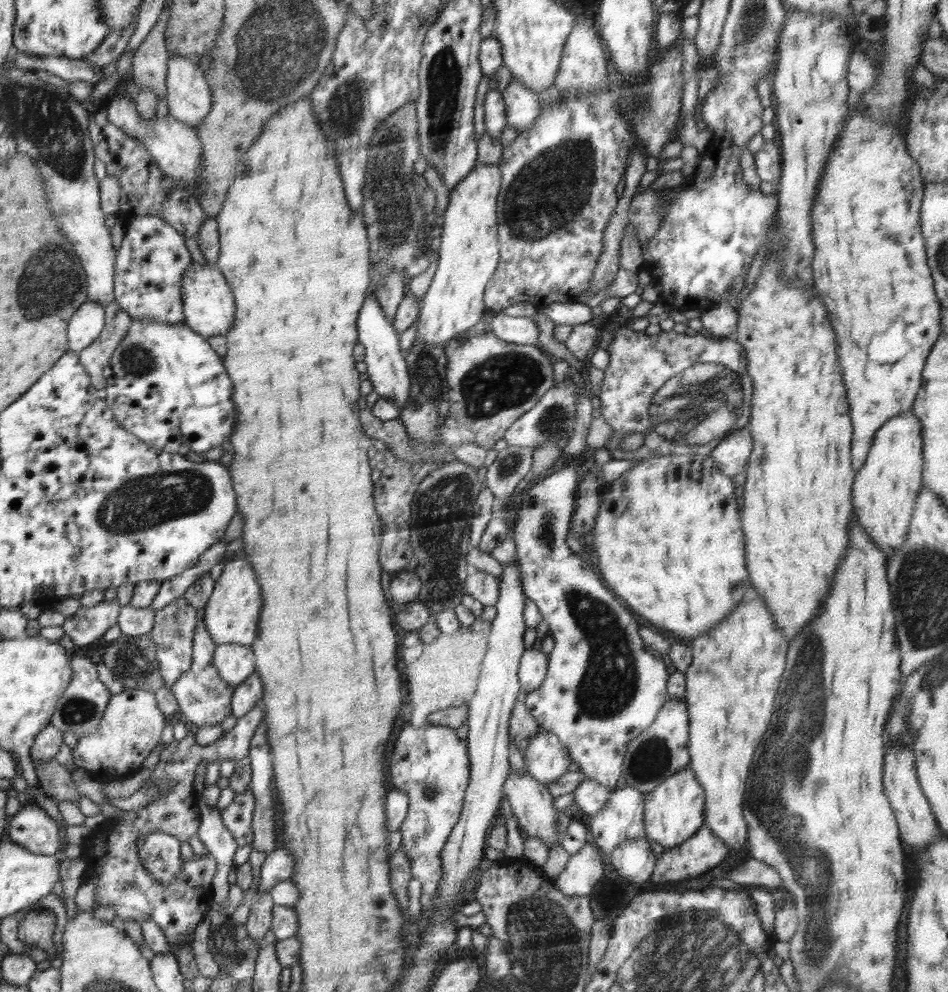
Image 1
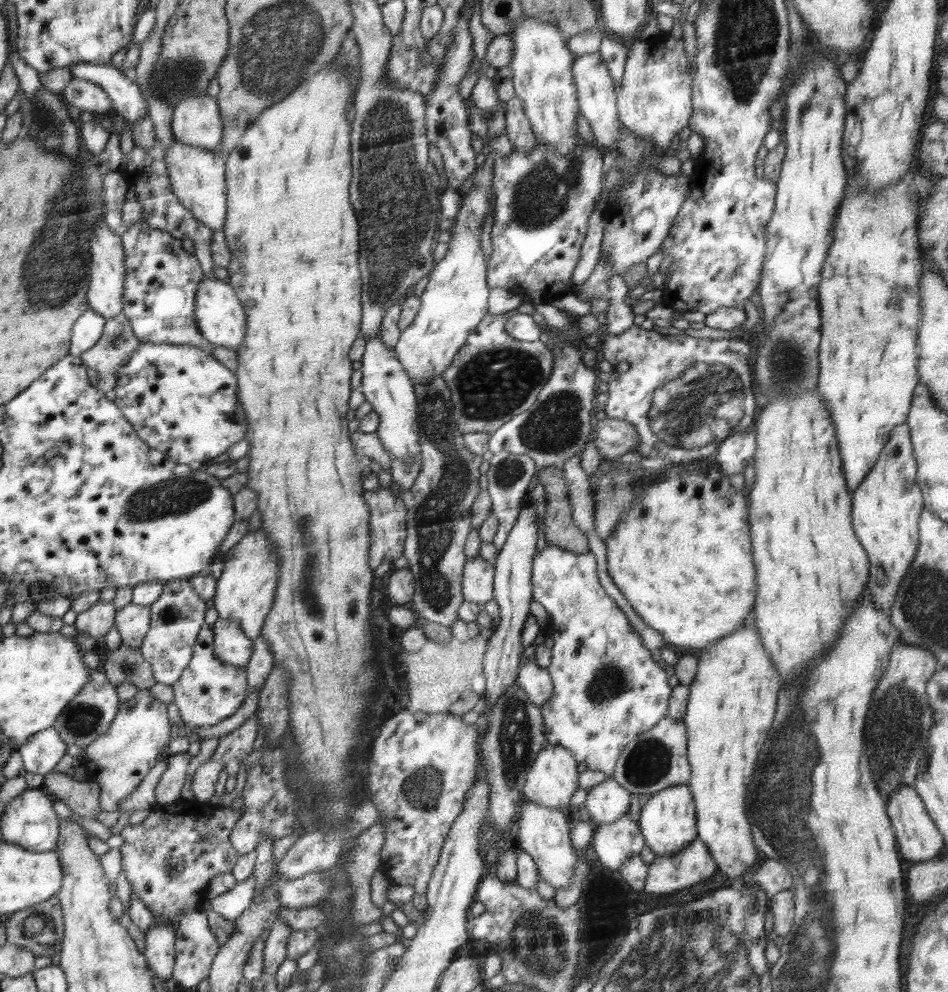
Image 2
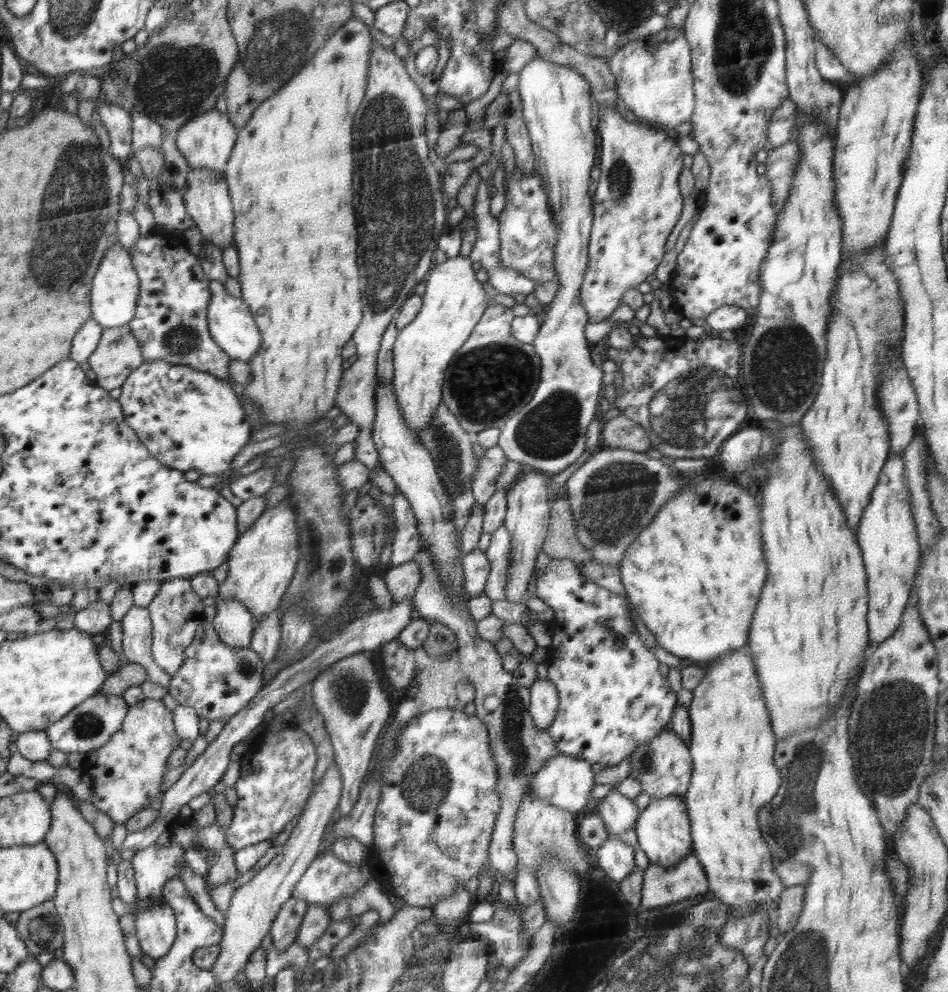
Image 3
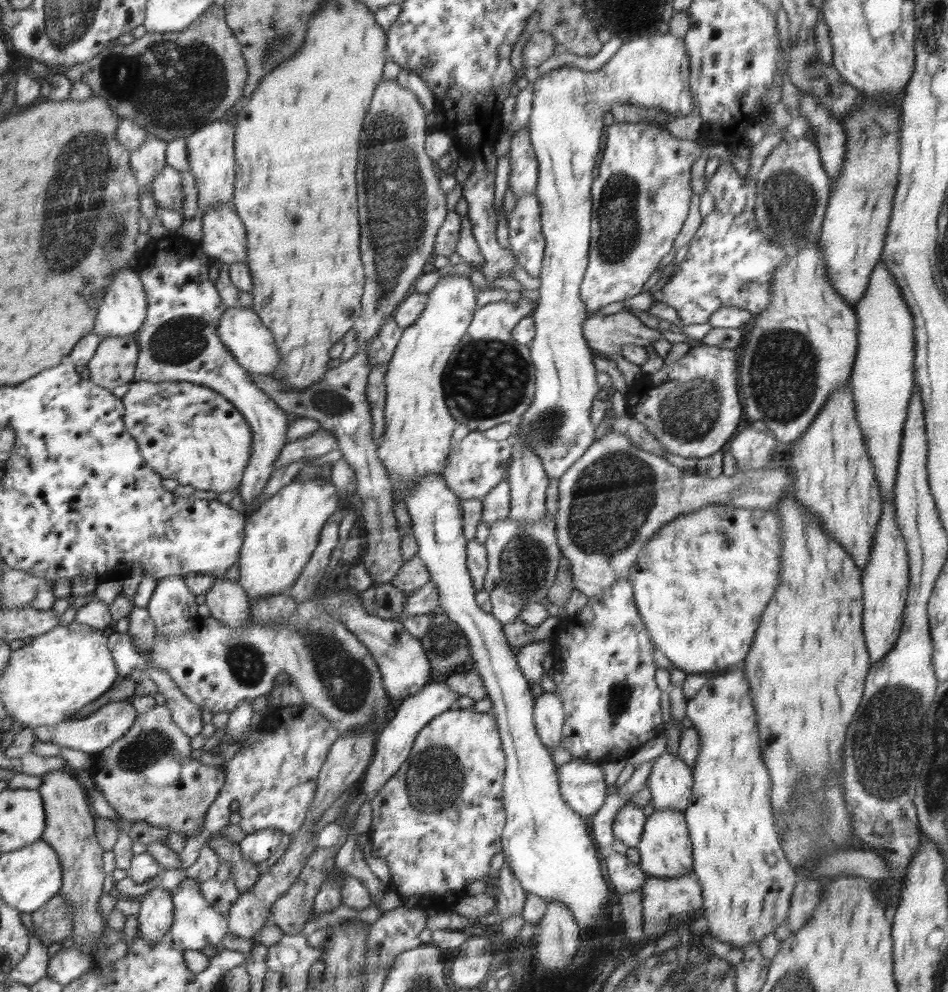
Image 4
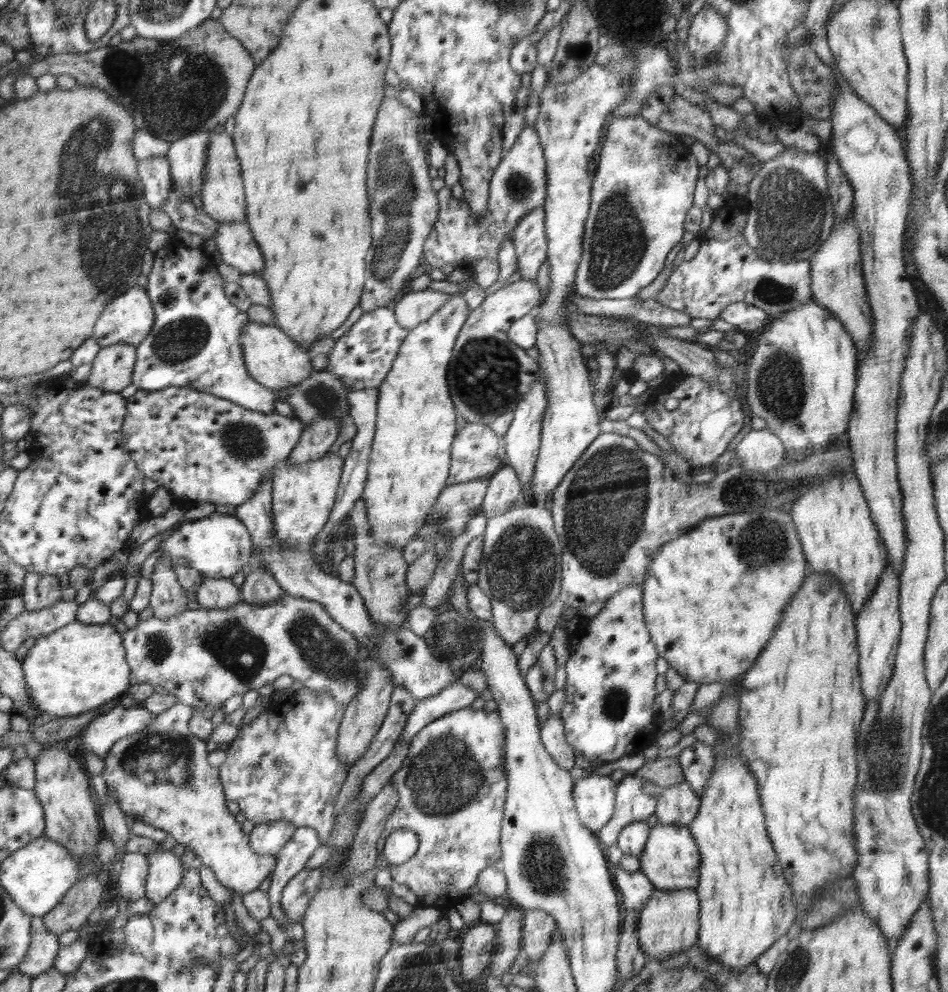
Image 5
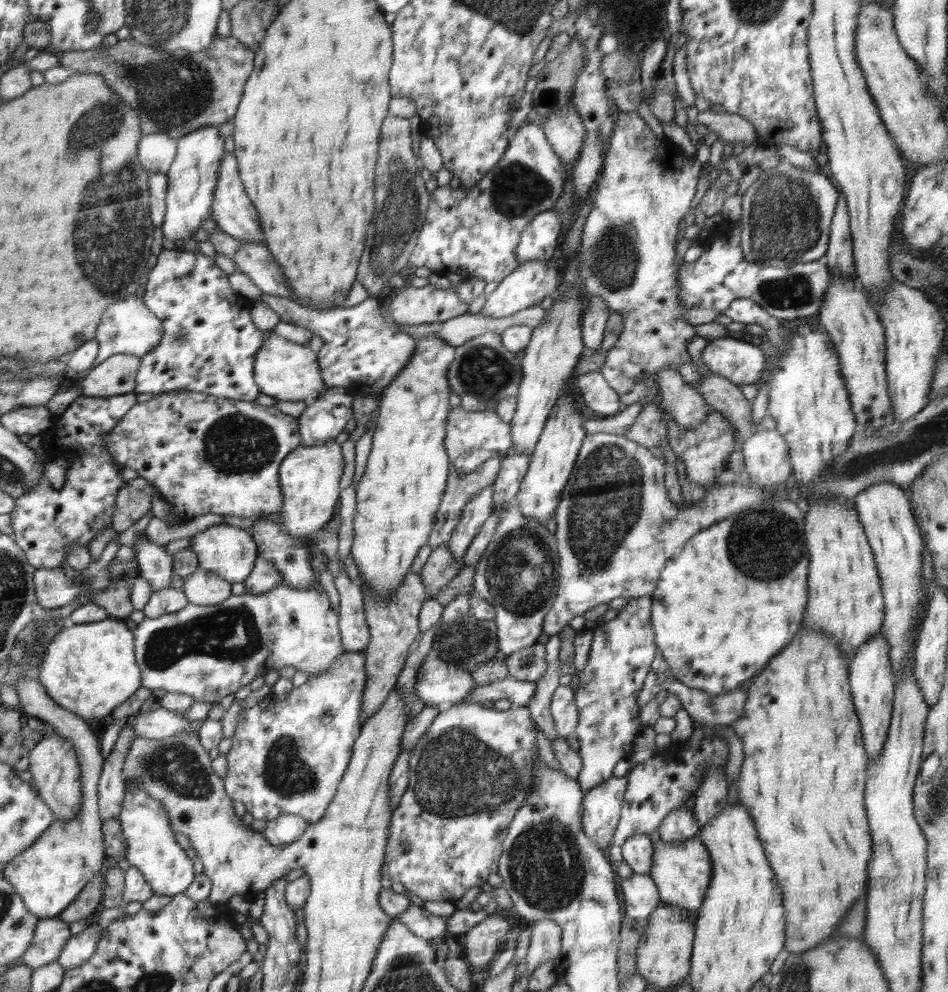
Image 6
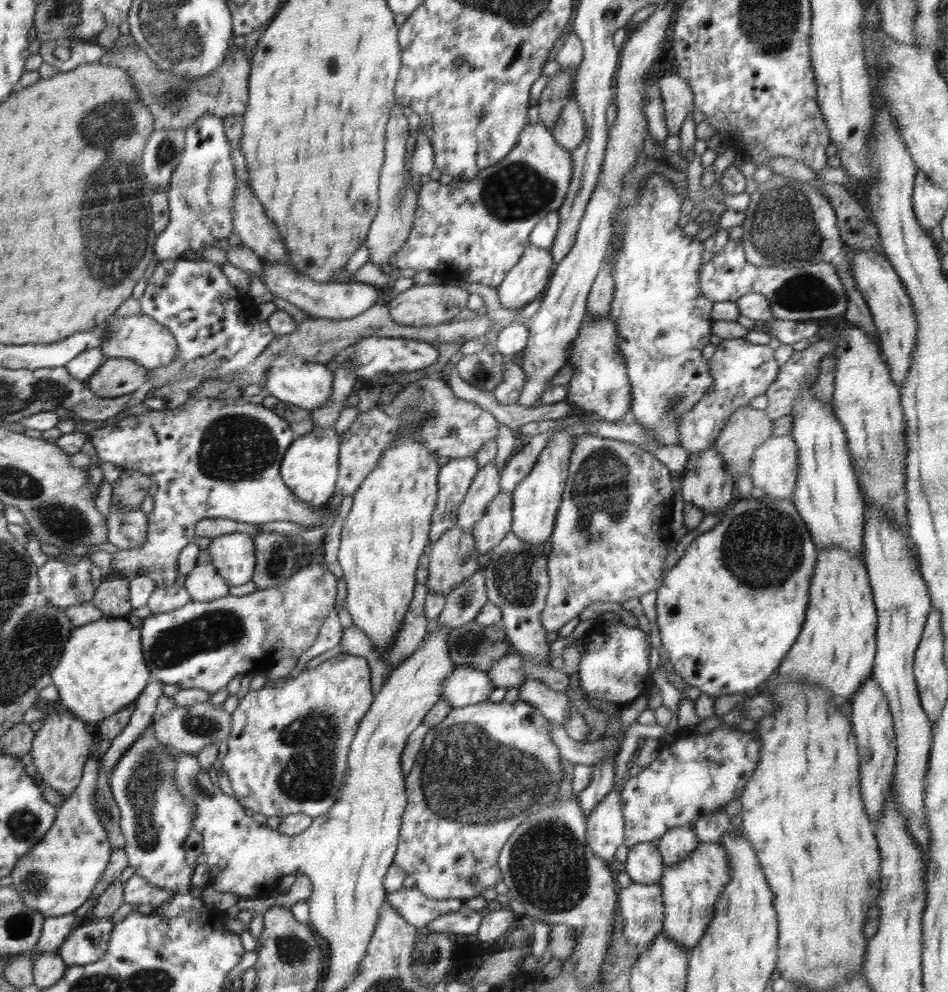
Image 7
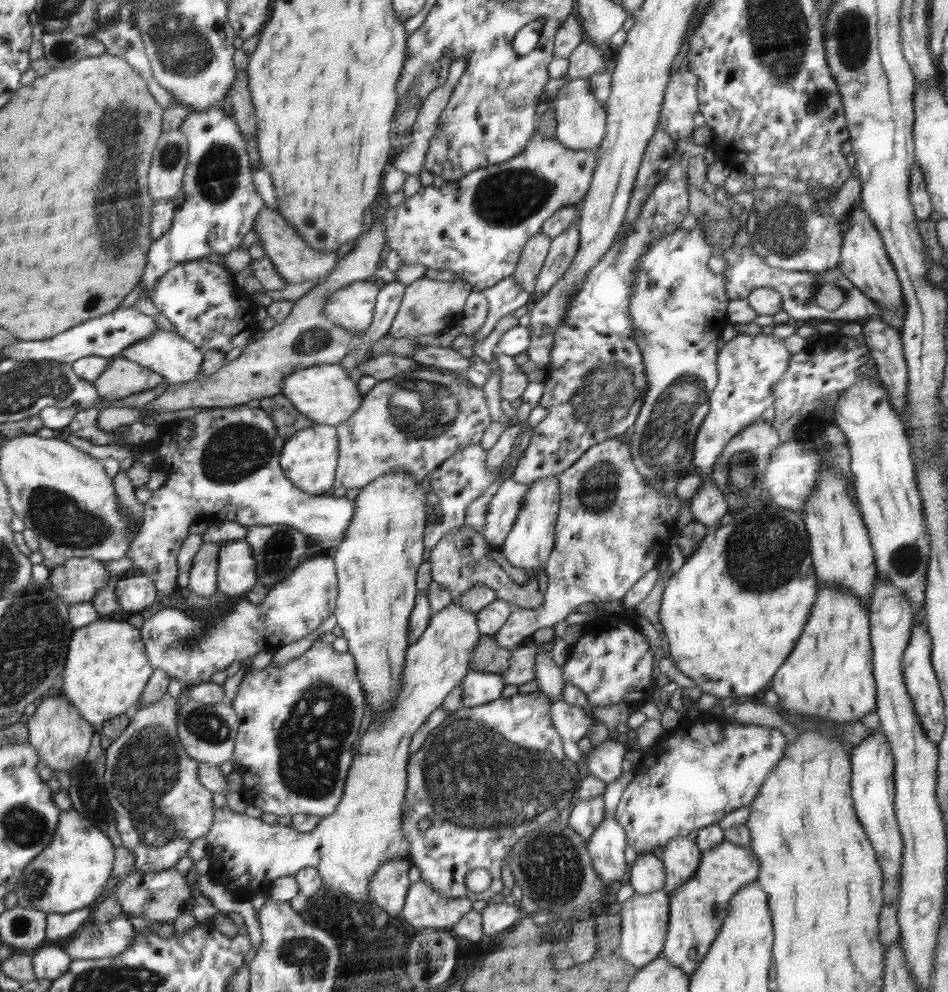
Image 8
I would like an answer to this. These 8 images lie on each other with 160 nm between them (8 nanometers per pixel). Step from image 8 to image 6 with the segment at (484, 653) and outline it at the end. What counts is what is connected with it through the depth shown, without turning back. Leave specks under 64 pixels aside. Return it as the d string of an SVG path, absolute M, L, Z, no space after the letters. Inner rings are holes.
M468 614L462 616L462 619L442 625L436 631L434 644L439 650L439 658L444 662L472 672L487 661L493 660L498 653L496 630L493 621L477 620L472 614Z

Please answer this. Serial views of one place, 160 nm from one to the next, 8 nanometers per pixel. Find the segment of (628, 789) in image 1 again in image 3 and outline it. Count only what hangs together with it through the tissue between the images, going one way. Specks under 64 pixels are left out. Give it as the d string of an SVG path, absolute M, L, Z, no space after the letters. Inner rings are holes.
M609 835L606 842L596 851L598 864L614 882L620 883L636 868L634 849L635 847L623 843L618 835Z

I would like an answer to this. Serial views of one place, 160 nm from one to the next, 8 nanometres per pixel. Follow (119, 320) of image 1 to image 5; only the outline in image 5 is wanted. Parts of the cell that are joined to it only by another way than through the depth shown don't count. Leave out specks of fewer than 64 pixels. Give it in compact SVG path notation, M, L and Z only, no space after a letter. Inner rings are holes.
M118 343L101 347L100 354L92 362L86 384L107 392L120 393L132 384L136 358L136 345Z

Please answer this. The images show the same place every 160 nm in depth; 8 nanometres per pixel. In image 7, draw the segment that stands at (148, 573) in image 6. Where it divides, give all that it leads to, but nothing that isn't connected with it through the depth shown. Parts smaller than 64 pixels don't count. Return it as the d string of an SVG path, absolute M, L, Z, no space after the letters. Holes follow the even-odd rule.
M112 503L107 516L108 541L120 550L141 547L148 536L148 514L144 508L117 507Z

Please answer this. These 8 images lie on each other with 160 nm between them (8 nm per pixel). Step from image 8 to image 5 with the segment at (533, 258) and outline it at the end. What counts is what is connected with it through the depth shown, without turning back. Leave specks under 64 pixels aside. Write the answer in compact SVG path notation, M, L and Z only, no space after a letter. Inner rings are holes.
M520 279L489 294L485 300L470 311L456 339L453 353L447 368L447 384L455 411L468 423L492 424L503 412L513 412L523 396L530 392L540 371L538 362L530 357L524 348L514 345L508 338L507 330L511 324L525 314L533 312L542 303L542 292L536 280Z

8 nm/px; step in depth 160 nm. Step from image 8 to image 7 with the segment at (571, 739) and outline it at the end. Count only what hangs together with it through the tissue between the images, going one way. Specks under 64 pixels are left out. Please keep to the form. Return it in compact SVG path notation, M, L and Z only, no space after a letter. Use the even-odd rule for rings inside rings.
M526 679L520 686L520 701L530 703L539 710L549 723L562 726L569 712L566 692L552 690L547 684L534 679Z

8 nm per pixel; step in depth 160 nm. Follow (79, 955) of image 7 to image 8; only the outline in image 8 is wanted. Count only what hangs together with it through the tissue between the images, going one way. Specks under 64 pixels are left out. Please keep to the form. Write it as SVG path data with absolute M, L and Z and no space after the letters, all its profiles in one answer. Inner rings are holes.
M122 915L106 924L84 924L65 951L73 962L110 959L124 952L136 935L130 921Z

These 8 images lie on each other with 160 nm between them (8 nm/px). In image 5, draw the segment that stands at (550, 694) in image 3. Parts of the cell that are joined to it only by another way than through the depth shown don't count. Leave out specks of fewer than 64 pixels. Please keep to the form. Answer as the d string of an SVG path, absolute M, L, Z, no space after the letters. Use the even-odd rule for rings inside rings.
M549 714L542 729L540 729L542 744L560 768L575 773L576 751L566 742L565 736L564 722L560 714Z

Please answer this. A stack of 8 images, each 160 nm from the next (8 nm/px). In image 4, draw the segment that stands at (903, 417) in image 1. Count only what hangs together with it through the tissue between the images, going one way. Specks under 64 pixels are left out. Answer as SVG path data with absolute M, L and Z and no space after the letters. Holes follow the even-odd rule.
M883 500L877 532L873 538L868 564L861 576L863 589L862 625L870 663L875 664L894 649L900 636L908 598L909 556L895 519L894 500Z

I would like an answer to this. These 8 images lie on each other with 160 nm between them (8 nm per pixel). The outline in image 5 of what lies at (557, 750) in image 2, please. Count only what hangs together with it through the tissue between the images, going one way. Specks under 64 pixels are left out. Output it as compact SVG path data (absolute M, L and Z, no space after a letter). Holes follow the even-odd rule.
M593 770L575 773L575 783L573 786L573 799L575 807L579 814L579 819L586 828L597 834L612 818L616 802L617 783L615 783L608 775L598 775Z

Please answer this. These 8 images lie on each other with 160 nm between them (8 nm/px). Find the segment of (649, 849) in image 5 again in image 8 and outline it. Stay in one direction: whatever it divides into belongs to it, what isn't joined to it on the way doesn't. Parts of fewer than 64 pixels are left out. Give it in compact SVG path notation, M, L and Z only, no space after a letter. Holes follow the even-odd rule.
M728 841L704 852L694 876L690 877L682 886L673 890L669 896L669 923L663 955L670 964L681 968L686 974L694 974L702 964L703 958L710 950L711 944L717 939L724 919L729 913L729 904L732 897L747 884L752 884L759 875L759 860L751 848L746 848Z

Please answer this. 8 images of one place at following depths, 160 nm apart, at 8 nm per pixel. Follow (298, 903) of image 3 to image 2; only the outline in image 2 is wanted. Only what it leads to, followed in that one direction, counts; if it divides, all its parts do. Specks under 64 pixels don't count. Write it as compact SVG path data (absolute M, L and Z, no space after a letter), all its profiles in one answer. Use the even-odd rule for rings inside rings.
M276 919L270 929L263 950L263 974L275 974L284 959L287 958L287 942L291 928L282 920Z

